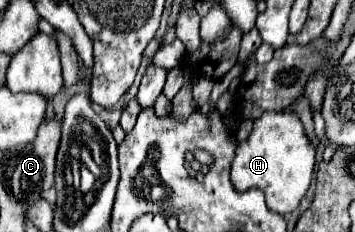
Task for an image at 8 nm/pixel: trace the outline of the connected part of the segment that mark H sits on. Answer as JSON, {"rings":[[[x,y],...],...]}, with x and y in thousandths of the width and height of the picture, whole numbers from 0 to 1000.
{"rings":[[[761,474],[744,483],[727,517],[715,517],[693,621],[670,612],[654,690],[654,793],[670,828],[704,810],[738,819],[761,914],[811,922],[845,888],[845,862],[868,828],[879,793],[885,707],[890,707],[890,638],[862,595],[839,491],[823,491],[811,474],[800,483]]]}

